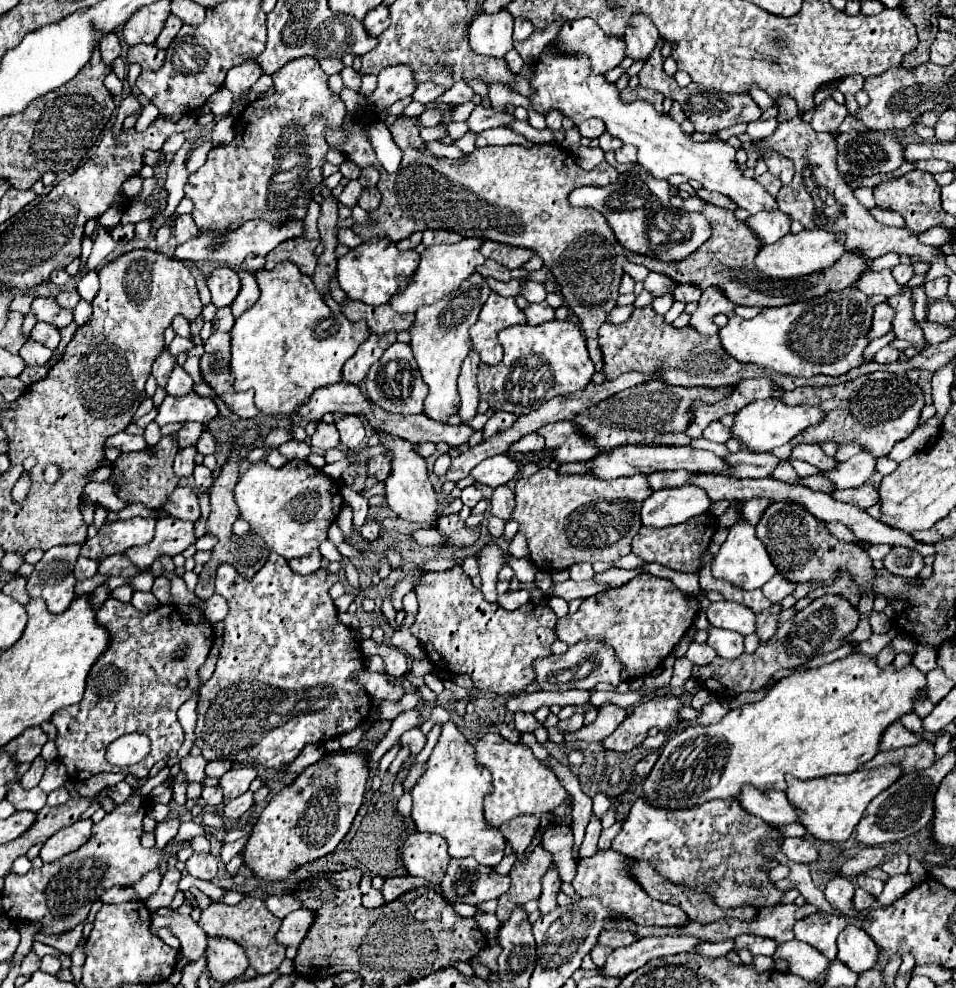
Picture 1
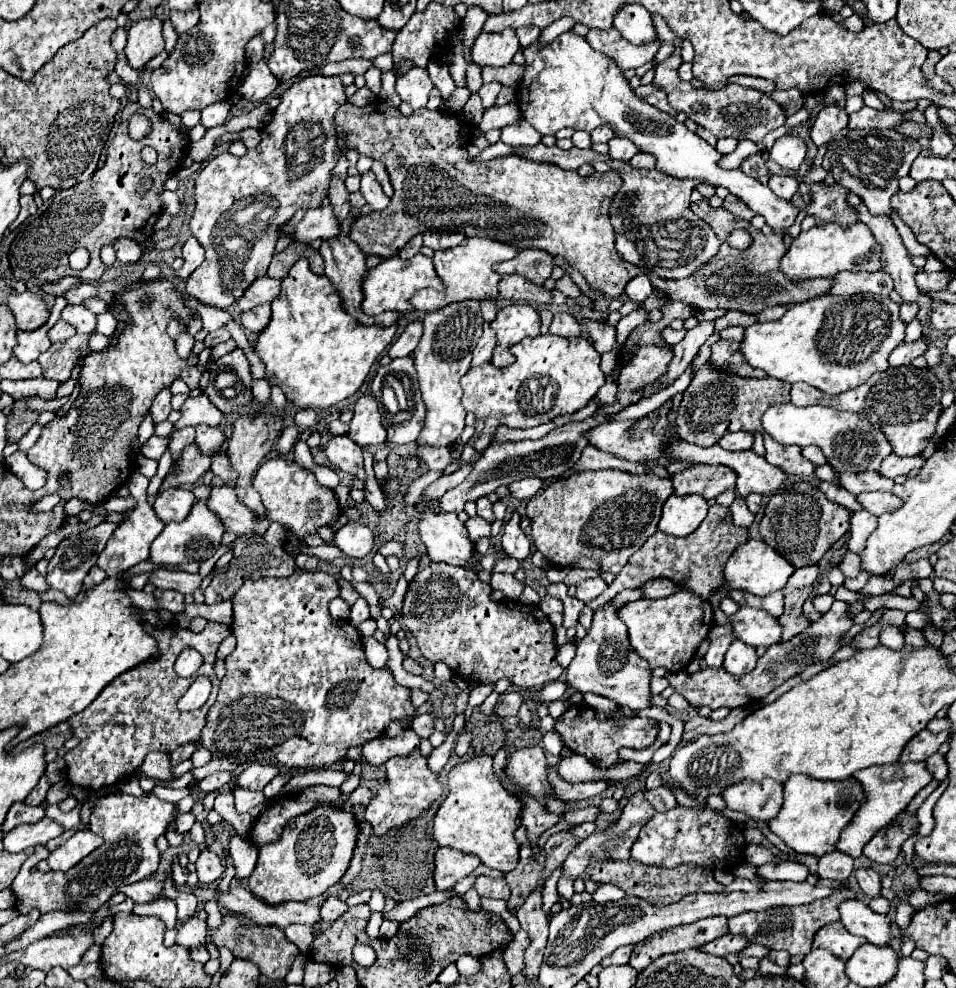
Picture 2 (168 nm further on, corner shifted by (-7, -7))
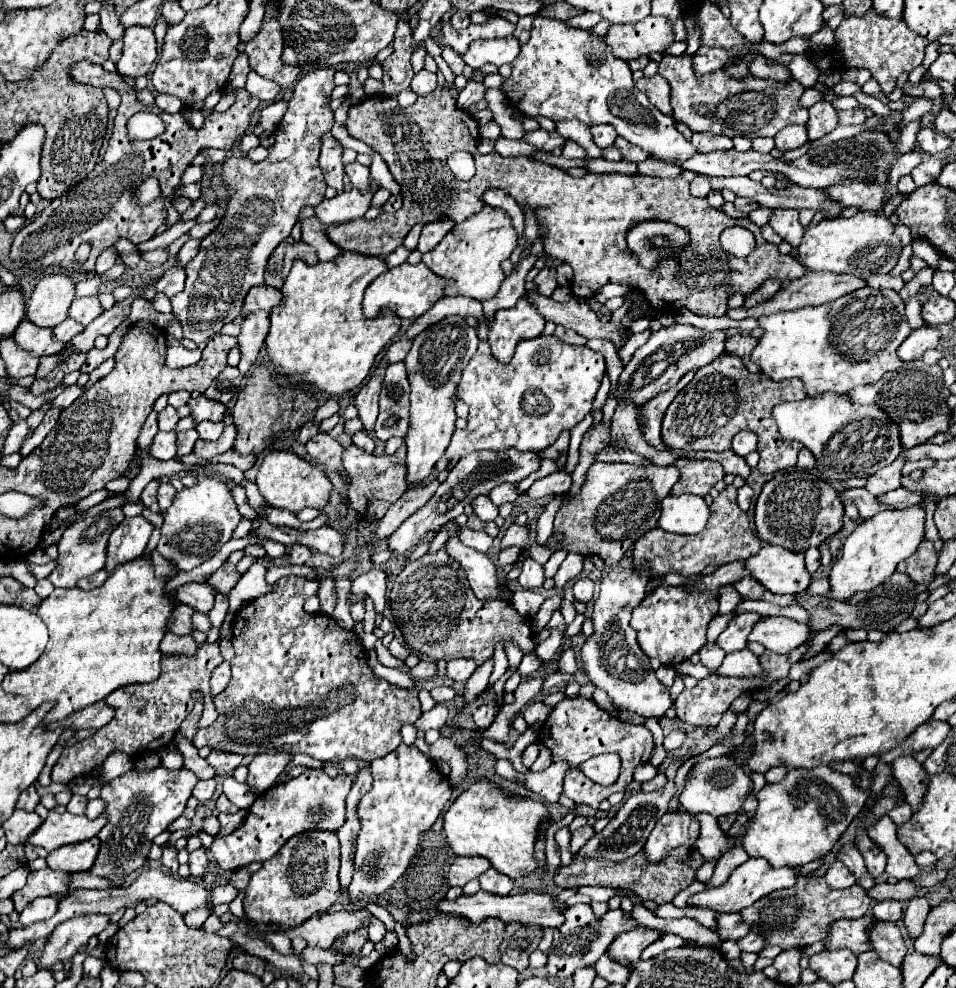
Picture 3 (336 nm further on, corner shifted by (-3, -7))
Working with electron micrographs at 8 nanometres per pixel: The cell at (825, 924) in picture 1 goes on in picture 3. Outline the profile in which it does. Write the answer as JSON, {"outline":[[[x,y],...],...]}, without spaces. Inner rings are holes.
{"outline":[[[863,916],[857,920],[835,920],[835,924],[831,926],[827,940],[827,948],[849,948],[855,954],[867,952],[871,950],[871,940],[867,936],[867,928],[871,926],[873,918],[871,916]]]}

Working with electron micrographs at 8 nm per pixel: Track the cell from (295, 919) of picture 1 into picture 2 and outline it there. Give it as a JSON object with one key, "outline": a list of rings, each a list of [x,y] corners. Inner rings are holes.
{"outline":[[[331,896],[329,900],[325,900],[325,904],[321,906],[321,922],[317,924],[317,930],[313,930],[313,934],[315,934],[315,936],[323,934],[345,910],[347,910],[347,906],[345,906],[339,898]]]}

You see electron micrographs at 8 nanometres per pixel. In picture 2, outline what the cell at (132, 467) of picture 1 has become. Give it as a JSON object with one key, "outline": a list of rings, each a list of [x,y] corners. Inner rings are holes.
{"outline":[[[195,444],[187,446],[181,452],[179,460],[173,464],[173,470],[165,476],[157,494],[169,488],[181,488],[181,486],[195,484],[205,474],[209,464],[211,464],[211,456],[199,456],[199,450],[195,448]]]}

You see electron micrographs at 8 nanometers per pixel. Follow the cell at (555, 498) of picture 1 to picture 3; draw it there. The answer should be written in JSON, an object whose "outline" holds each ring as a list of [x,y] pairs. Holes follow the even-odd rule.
{"outline":[[[595,462],[587,470],[581,494],[567,500],[555,516],[555,530],[565,534],[561,542],[565,552],[599,554],[607,566],[615,566],[625,552],[657,526],[659,504],[679,480],[675,466],[641,464],[605,464]]]}

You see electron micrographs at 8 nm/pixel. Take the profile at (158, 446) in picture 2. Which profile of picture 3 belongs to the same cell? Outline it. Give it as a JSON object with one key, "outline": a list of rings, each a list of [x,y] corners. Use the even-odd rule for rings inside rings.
{"outline":[[[159,432],[155,436],[155,444],[151,446],[151,456],[157,460],[171,460],[177,454],[177,434],[175,432]]]}

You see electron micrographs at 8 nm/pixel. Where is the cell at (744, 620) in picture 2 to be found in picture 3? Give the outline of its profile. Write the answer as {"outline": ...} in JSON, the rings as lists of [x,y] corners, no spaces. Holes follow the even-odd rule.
{"outline":[[[769,616],[761,618],[749,634],[751,642],[763,644],[767,650],[775,654],[787,654],[811,640],[811,632],[805,624],[799,624],[791,618]]]}

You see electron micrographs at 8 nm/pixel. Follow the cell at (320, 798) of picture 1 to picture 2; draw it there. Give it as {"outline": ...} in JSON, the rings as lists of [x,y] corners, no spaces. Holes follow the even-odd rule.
{"outline":[[[315,806],[313,810],[295,816],[283,828],[279,840],[263,844],[259,848],[259,858],[249,880],[249,890],[269,904],[307,900],[323,894],[331,884],[347,872],[353,850],[357,846],[359,822],[353,810]]]}

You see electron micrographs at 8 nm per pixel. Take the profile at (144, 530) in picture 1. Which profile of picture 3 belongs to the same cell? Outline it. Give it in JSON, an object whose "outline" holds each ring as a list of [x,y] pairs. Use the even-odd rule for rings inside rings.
{"outline":[[[143,516],[125,518],[113,532],[107,544],[107,564],[105,570],[111,574],[115,566],[135,560],[143,554],[149,536],[153,532],[153,524],[147,522]]]}

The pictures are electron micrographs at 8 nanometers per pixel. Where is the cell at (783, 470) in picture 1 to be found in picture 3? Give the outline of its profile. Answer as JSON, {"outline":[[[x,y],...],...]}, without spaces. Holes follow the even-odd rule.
{"outline":[[[803,448],[803,450],[799,452],[799,460],[797,460],[797,466],[799,466],[801,470],[811,470],[811,468],[815,466],[815,456],[811,454],[811,450]]]}

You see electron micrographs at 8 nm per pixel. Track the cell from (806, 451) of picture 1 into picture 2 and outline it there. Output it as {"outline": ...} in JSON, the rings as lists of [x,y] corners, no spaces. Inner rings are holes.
{"outline":[[[835,470],[839,486],[843,486],[845,490],[849,490],[851,494],[859,494],[859,492],[871,492],[871,490],[883,490],[883,492],[891,492],[895,482],[887,480],[883,476],[879,476],[877,472],[839,472]]]}

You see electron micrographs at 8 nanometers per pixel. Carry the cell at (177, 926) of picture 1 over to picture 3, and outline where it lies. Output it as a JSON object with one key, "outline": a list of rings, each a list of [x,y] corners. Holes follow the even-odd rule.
{"outline":[[[205,906],[203,908],[195,908],[195,910],[185,914],[185,924],[189,928],[201,928],[203,922],[209,918],[209,914],[211,914],[211,908],[205,908]]]}

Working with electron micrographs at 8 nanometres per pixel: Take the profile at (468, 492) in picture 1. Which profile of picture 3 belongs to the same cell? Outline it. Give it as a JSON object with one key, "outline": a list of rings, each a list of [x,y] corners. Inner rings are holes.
{"outline":[[[477,496],[473,502],[471,502],[475,514],[481,518],[481,520],[495,520],[497,518],[497,506],[491,502],[489,496]]]}

